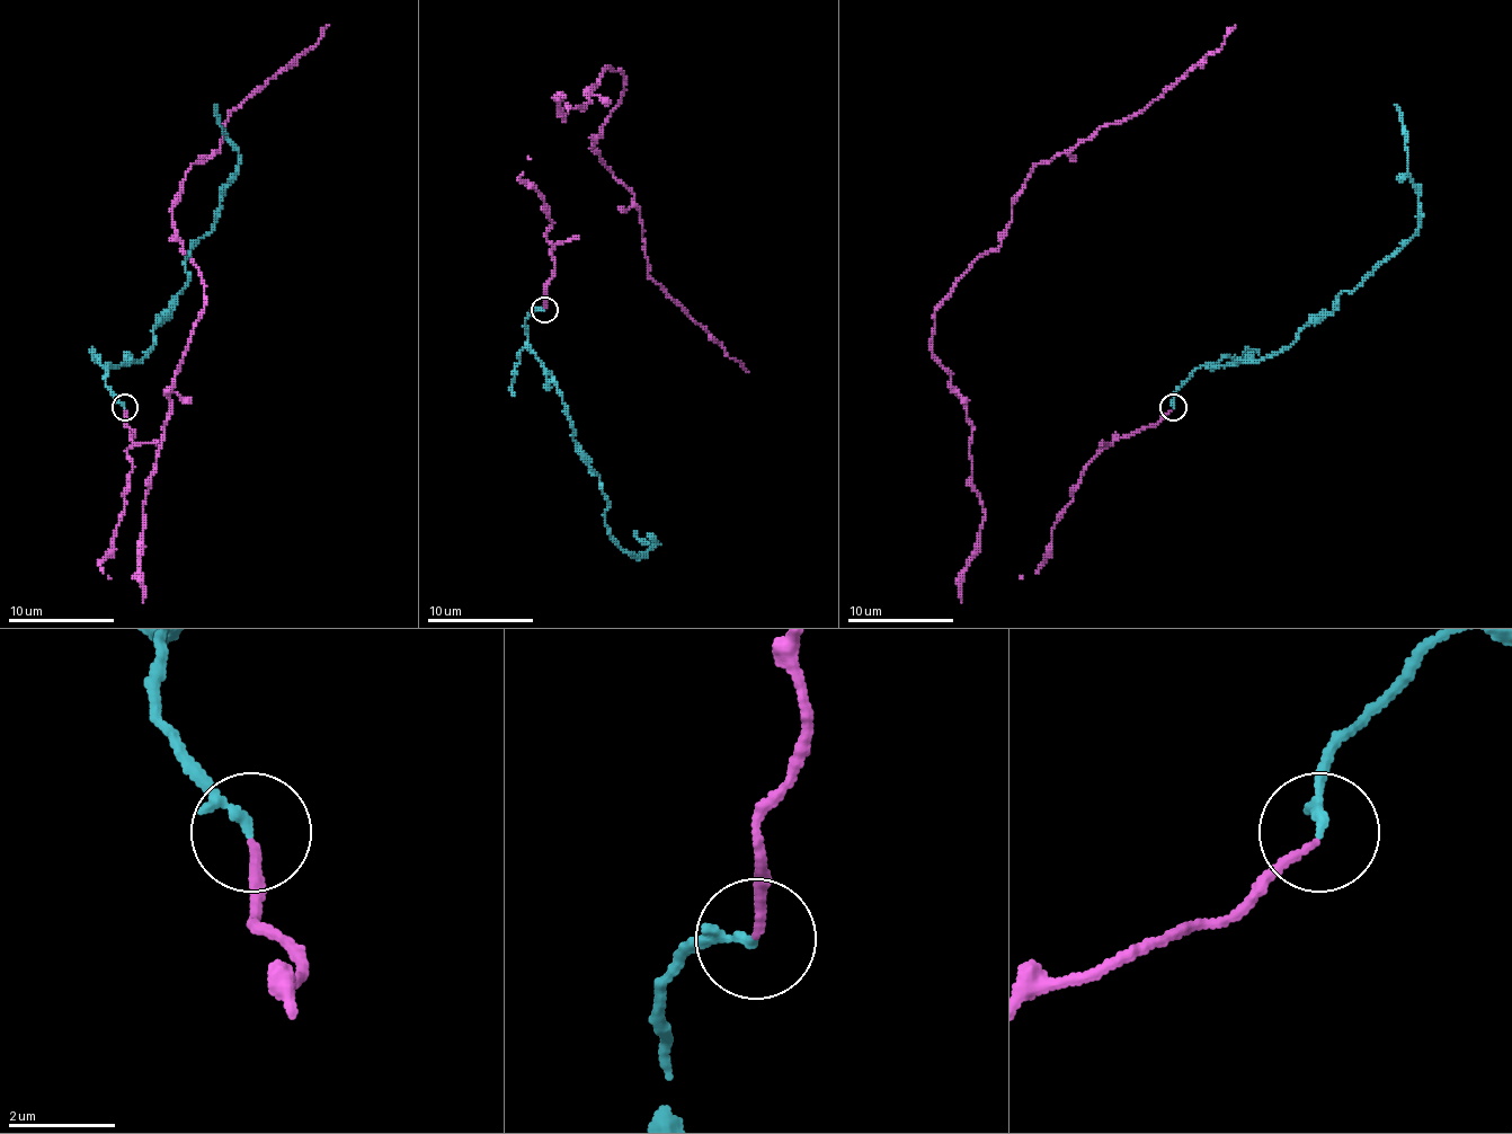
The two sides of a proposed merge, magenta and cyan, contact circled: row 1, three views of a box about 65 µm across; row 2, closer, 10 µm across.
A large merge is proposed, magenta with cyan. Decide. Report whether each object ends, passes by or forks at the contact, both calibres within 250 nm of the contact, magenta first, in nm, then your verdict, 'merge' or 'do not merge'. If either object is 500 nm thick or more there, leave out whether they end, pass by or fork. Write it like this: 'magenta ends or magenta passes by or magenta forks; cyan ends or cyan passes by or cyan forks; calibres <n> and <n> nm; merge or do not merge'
magenta ends; cyan ends; calibres 130 and 180 nm; merge

